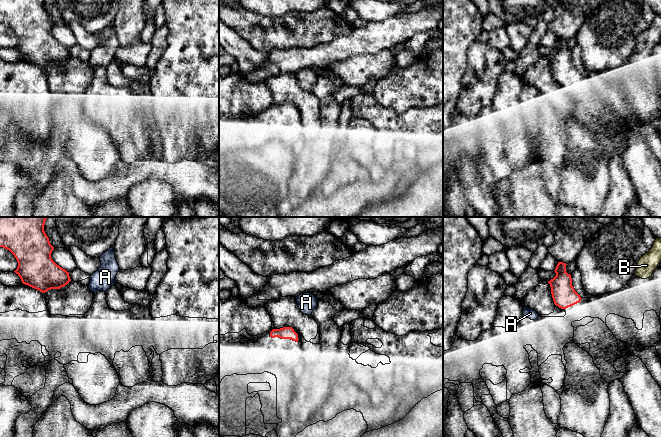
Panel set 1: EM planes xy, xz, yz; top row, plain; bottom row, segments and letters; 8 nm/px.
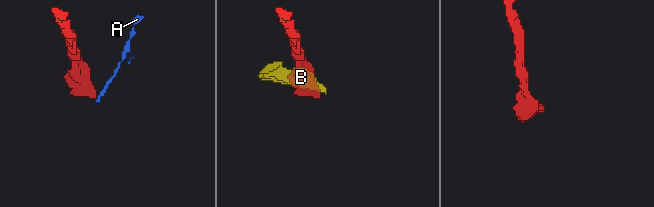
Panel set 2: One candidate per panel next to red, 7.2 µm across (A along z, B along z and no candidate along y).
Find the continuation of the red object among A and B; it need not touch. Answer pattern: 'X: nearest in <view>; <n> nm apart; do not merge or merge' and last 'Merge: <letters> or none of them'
A: nearest in xz; 150 nm apart; do not merge
B: nearest in yz; 480 nm apart; do not merge
Merge: none of them

